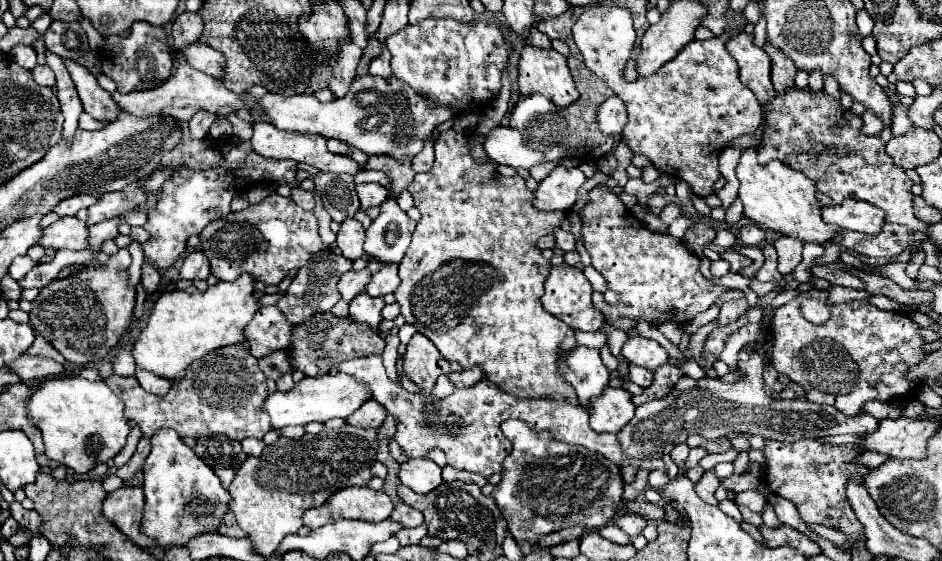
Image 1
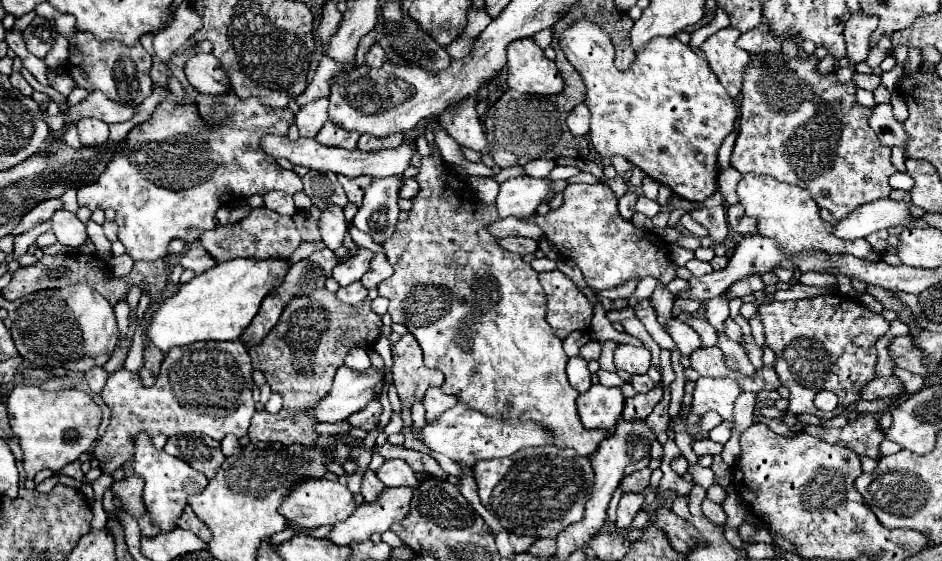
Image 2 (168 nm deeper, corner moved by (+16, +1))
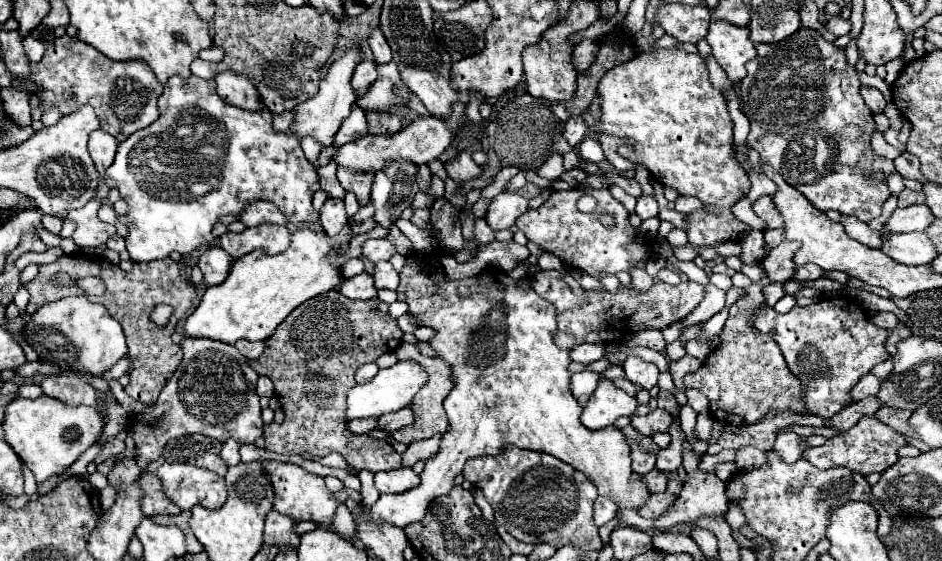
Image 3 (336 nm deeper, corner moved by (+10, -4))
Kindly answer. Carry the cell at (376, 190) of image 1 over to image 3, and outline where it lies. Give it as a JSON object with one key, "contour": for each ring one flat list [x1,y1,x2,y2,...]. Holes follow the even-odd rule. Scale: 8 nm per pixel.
{"contour":[[338,169,338,181,346,191,352,191,358,197,358,203,362,207,368,205,374,175,370,175,370,173,350,173,348,169]]}

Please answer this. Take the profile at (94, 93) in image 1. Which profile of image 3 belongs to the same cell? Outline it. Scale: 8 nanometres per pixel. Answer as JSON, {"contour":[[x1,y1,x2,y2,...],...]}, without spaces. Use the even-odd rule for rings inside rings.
{"contour":[[102,129,90,133,88,151,90,151,90,157,100,173,104,173,108,169,108,165,114,161,116,147,118,147,118,141,110,133,106,133]]}

